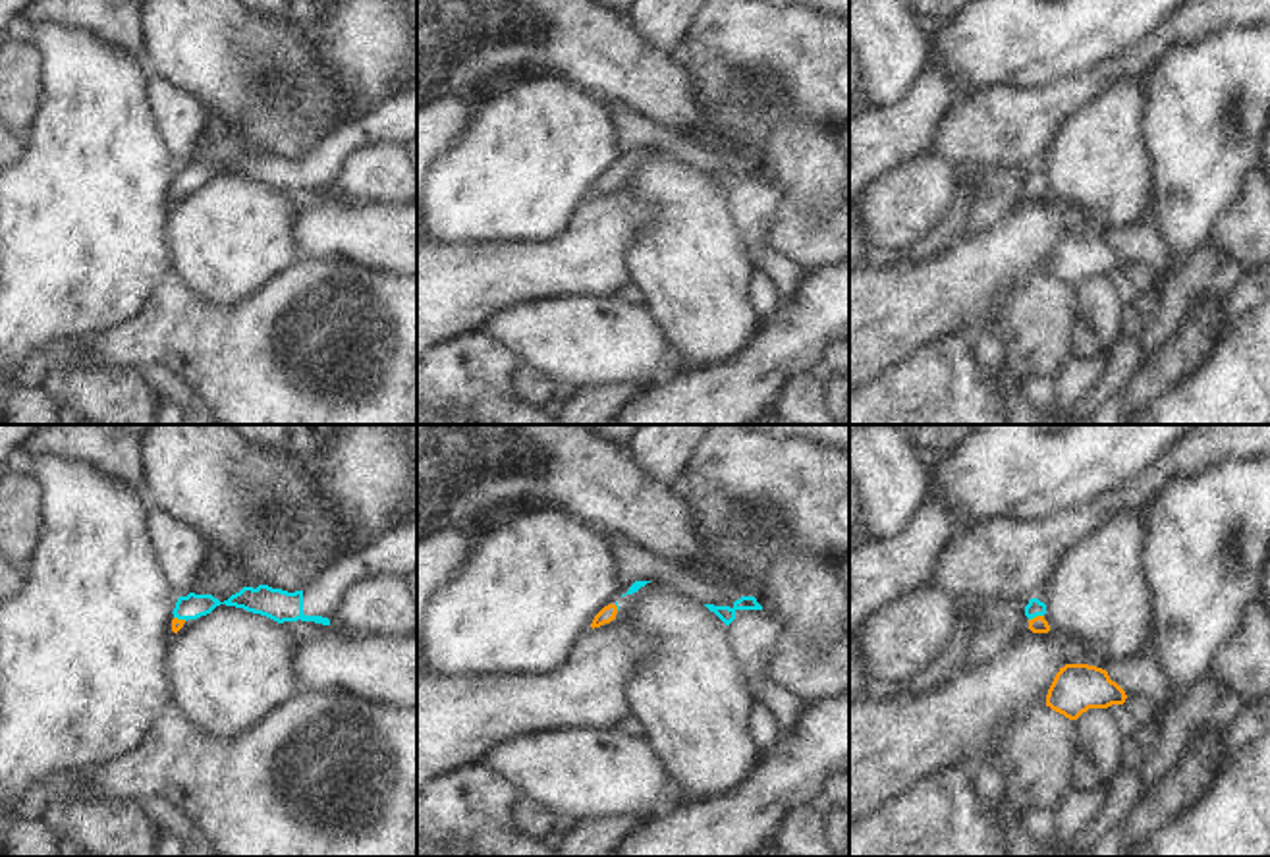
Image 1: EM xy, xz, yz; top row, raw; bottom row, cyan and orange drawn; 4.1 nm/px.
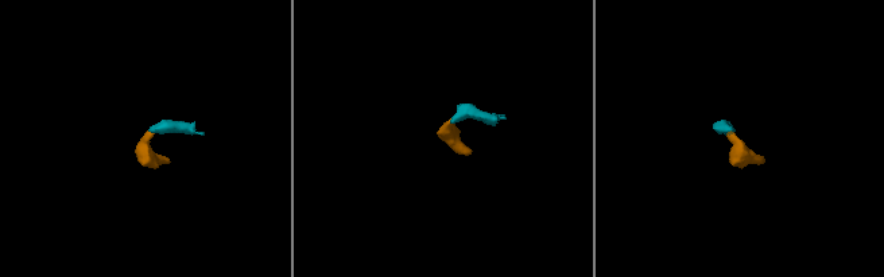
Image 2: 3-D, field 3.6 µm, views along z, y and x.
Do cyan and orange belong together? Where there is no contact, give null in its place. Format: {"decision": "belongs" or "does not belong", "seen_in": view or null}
{"decision": "belongs", "seen_in": "yz"}

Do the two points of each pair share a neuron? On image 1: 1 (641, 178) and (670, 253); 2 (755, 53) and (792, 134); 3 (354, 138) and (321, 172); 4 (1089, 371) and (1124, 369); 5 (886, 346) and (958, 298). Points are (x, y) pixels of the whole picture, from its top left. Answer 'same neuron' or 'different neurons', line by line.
1: same neuron
2: different neurons
3: same neuron
4: different neurons
5: same neuron

